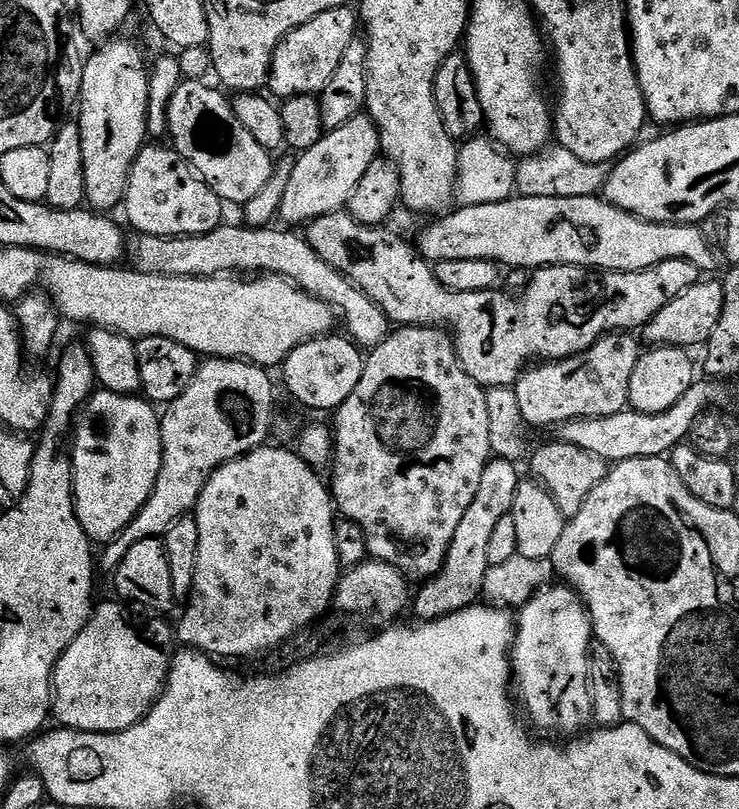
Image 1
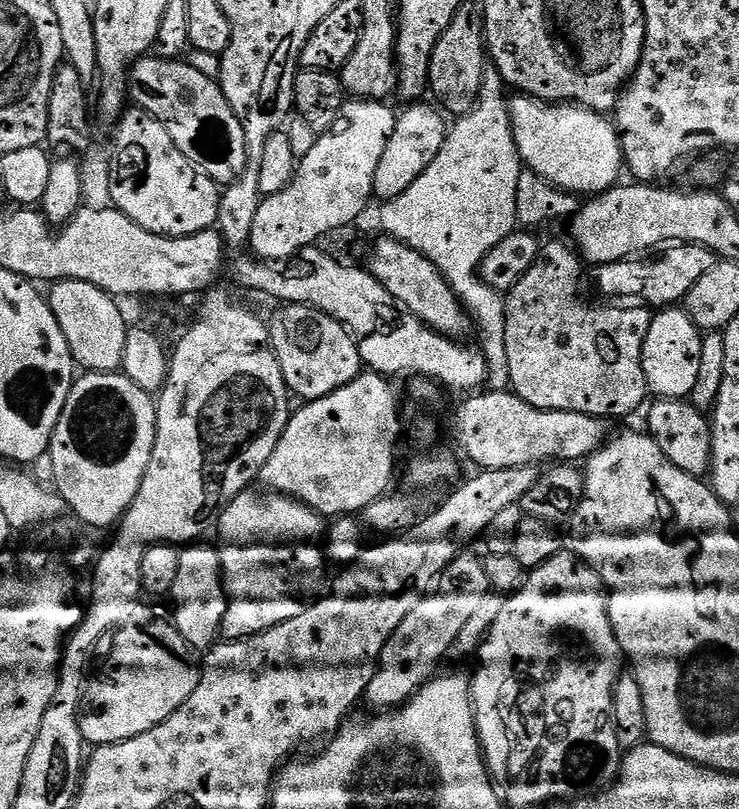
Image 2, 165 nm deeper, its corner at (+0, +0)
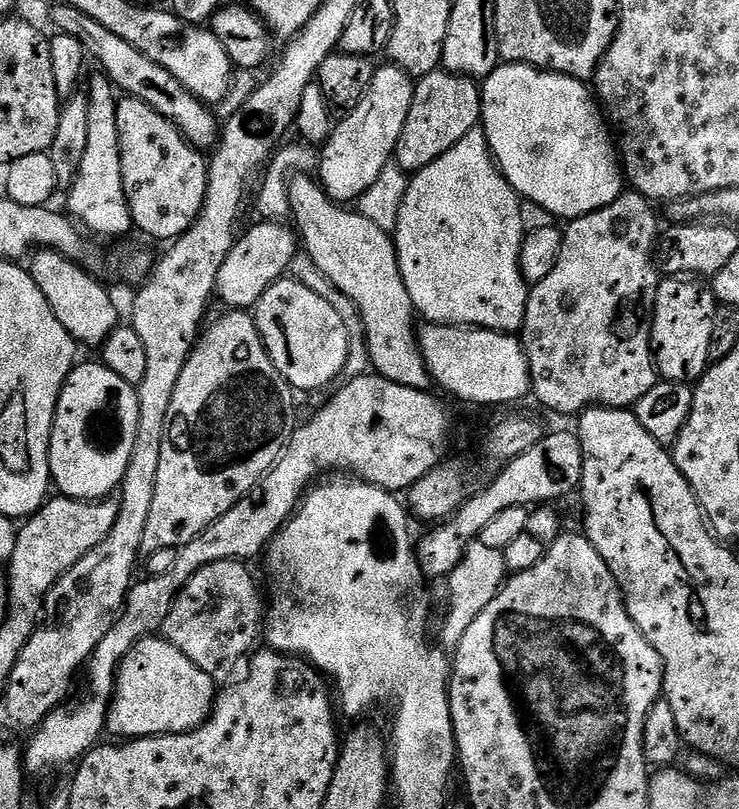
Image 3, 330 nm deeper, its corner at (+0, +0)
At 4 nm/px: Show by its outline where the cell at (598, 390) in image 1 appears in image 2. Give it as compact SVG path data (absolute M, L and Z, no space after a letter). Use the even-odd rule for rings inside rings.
M567 239L564 240L552 240L549 244L545 243L540 249L534 266L530 266L530 270L526 270L526 274L522 274L518 286L514 286L504 296L508 383L511 391L515 392L516 395L521 396L526 402L530 402L530 406L538 406L542 410L570 410L574 414L590 414L601 418L628 416L631 412L638 411L640 407L643 409L650 396L646 374L642 370L642 346L646 342L646 334L650 330L653 313L644 306L613 306L608 302L600 302L604 304L587 304L580 297L579 284L579 280L584 276L585 265L582 263L581 257L570 247L569 241Z

